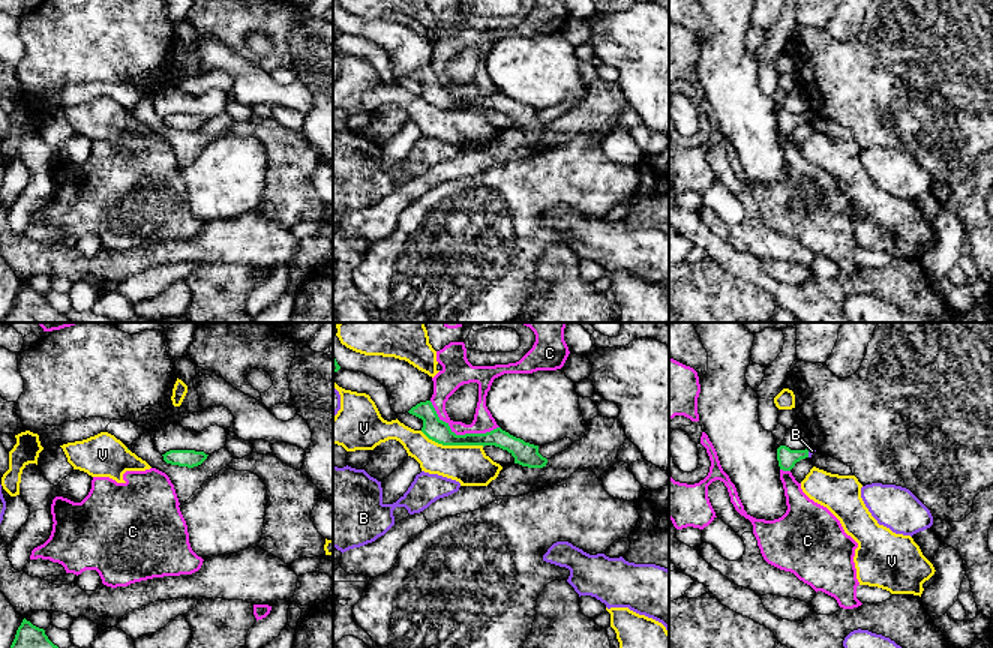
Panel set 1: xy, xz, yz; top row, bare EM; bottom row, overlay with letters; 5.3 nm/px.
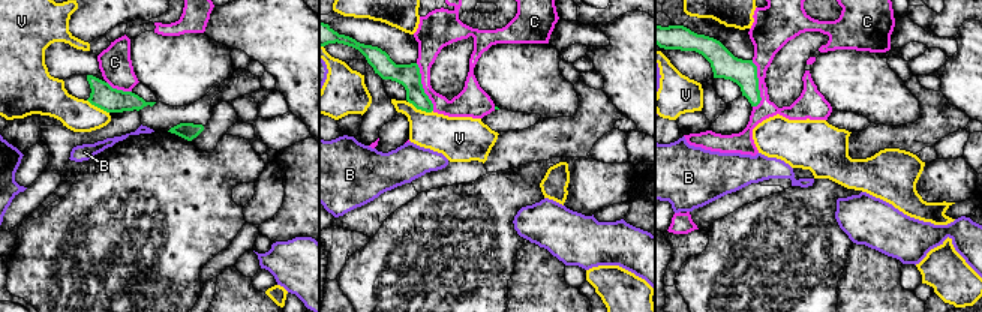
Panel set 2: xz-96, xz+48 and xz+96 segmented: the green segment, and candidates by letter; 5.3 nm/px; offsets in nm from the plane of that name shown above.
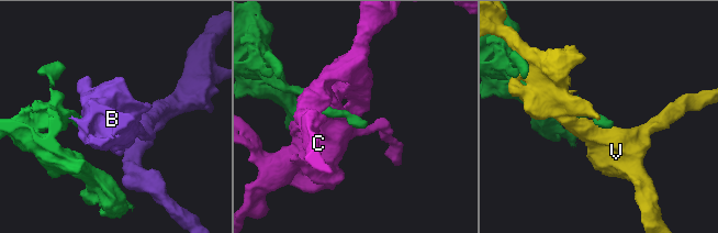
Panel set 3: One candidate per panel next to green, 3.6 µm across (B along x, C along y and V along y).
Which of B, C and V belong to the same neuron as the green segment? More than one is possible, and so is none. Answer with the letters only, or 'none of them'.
none of them

